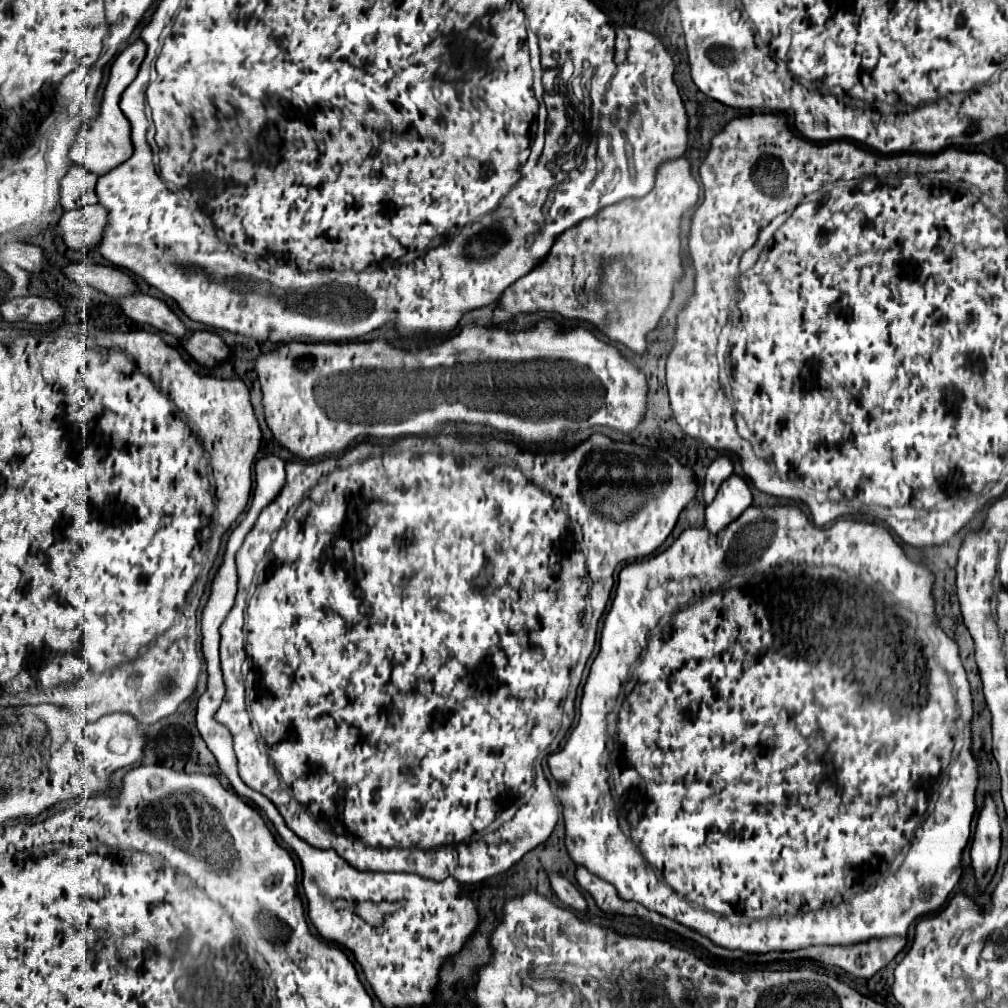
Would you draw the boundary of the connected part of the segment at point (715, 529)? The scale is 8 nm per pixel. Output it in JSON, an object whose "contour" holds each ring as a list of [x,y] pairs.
{"contour":[[[732,474],[728,482],[720,486],[714,502],[706,508],[706,530],[710,534],[722,532],[748,506],[752,506],[752,492],[744,478]]]}

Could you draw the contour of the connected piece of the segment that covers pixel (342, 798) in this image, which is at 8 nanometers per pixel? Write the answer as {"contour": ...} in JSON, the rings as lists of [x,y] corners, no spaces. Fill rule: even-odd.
{"contour":[[[450,428],[450,430],[444,430],[440,434],[434,434],[432,438],[428,438],[428,436],[426,438],[400,438],[400,440],[396,440],[396,444],[386,444],[386,448],[378,446],[378,444],[362,442],[362,444],[354,446],[352,450],[344,452],[344,456],[328,458],[328,460],[322,460],[322,462],[288,462],[286,464],[286,486],[282,488],[282,494],[278,494],[276,500],[272,500],[260,512],[254,528],[248,532],[248,536],[244,538],[242,548],[238,550],[238,556],[236,556],[238,578],[240,578],[238,580],[238,596],[236,596],[234,608],[230,610],[228,618],[224,620],[224,624],[220,628],[220,636],[222,636],[220,658],[222,658],[224,682],[226,682],[226,698],[224,698],[224,702],[218,708],[214,718],[220,724],[224,724],[230,730],[230,734],[232,734],[234,752],[236,752],[236,758],[238,758],[238,774],[240,774],[240,778],[250,788],[262,792],[266,798],[270,798],[278,806],[278,812],[284,816],[286,826],[296,836],[300,836],[304,842],[308,842],[308,844],[312,844],[316,848],[332,848],[332,850],[336,850],[348,864],[352,864],[358,870],[410,872],[410,874],[418,874],[422,878],[436,880],[436,882],[442,882],[448,876],[452,876],[460,884],[474,884],[474,882],[480,882],[480,880],[484,880],[488,876],[506,872],[526,852],[530,852],[538,844],[546,842],[548,836],[552,834],[556,822],[558,822],[560,802],[552,794],[549,782],[543,775],[542,760],[558,750],[569,728],[572,726],[574,698],[576,698],[577,688],[581,682],[588,658],[595,647],[596,626],[598,626],[596,622],[600,620],[600,616],[602,616],[602,612],[606,608],[606,602],[608,602],[608,596],[610,596],[610,590],[612,590],[612,574],[614,574],[614,570],[616,570],[616,566],[620,562],[624,562],[624,560],[640,560],[640,558],[646,558],[648,554],[652,554],[670,536],[670,532],[672,532],[672,528],[674,528],[674,524],[678,520],[678,514],[694,498],[694,494],[696,494],[696,478],[694,478],[694,474],[688,468],[684,468],[670,452],[652,450],[648,446],[640,446],[640,444],[634,444],[634,442],[614,442],[614,440],[610,440],[604,434],[592,434],[588,440],[576,444],[574,448],[568,448],[568,452],[566,450],[560,450],[560,452],[550,452],[550,450],[548,452],[532,452],[532,450],[522,450],[520,446],[516,446],[512,442],[506,442],[506,440],[498,440],[498,438],[480,438],[480,436],[464,438],[458,430]],[[516,482],[520,482],[520,496],[518,496],[518,504],[512,506],[512,502],[516,502],[516,498],[512,498],[512,490],[516,490]],[[260,562],[264,562],[264,568],[256,570]],[[244,658],[248,658],[248,662],[250,662],[250,666],[248,666],[250,668],[250,678],[248,680],[244,680],[244,676],[242,676]]]}

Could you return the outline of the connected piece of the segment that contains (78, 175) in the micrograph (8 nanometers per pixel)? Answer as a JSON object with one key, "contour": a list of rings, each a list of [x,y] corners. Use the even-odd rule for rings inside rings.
{"contour":[[[72,164],[60,182],[60,206],[64,210],[72,210],[86,204],[96,204],[96,178],[96,174]]]}

